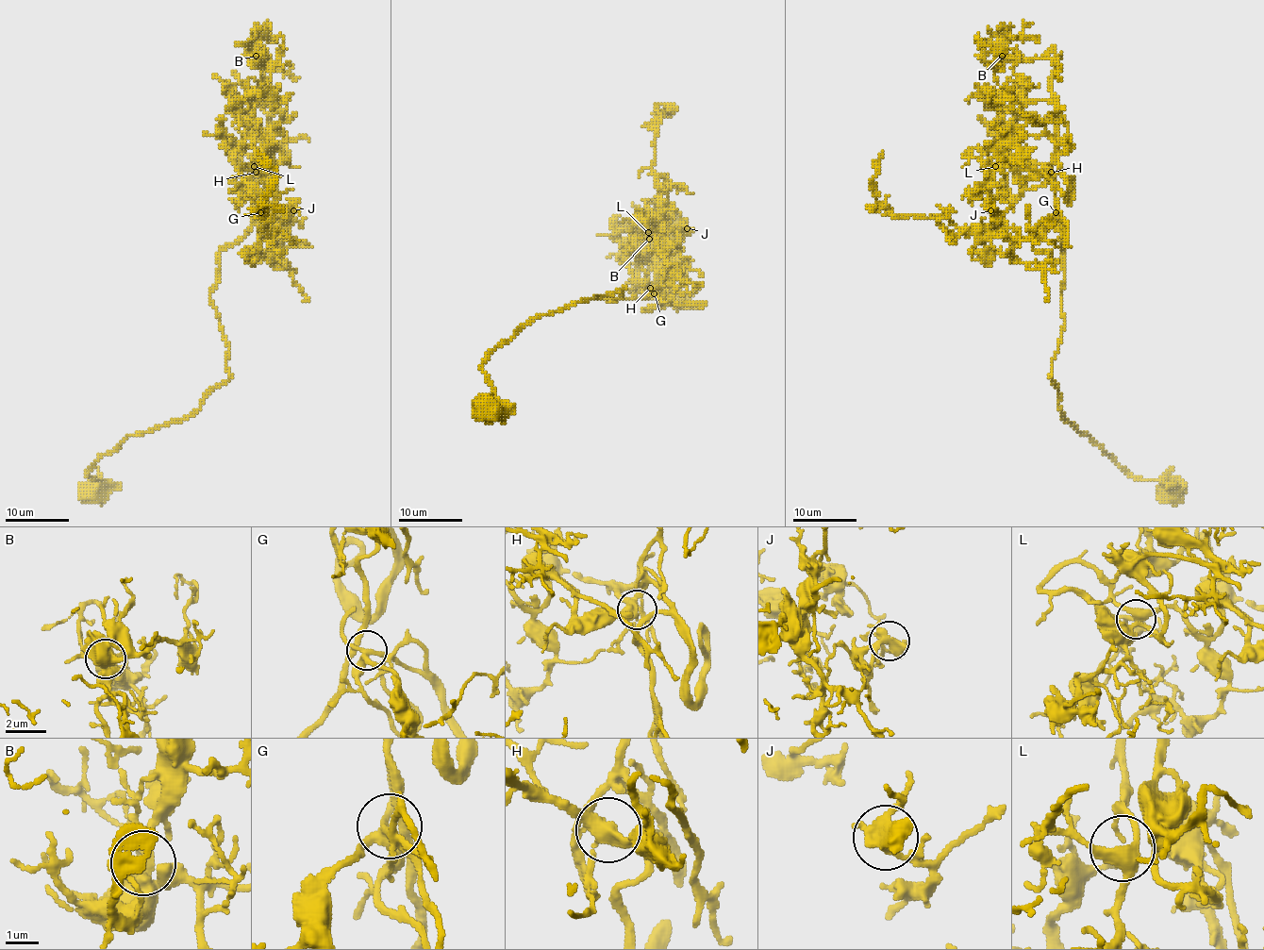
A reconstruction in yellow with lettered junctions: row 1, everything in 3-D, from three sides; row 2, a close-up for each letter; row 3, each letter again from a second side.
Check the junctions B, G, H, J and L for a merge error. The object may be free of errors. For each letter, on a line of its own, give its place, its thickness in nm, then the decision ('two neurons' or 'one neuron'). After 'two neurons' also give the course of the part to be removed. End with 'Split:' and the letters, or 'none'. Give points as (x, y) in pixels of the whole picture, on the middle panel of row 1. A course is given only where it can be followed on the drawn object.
B: (649, 239) | 400 nm | one neuron
G: (654, 293) | 300 nm | one neuron
H: (650, 288) | 360 nm | one neuron
J: (687, 228) | 400 nm | one neuron
L: (648, 232) | 360 nm | one neuron
Split: none

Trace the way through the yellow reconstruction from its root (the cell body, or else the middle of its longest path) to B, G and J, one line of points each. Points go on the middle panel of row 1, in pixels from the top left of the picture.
B: (488, 409), (482, 365), (523, 326), (679, 289), (658, 287), (649, 239)
G: (488, 409), (492, 386), (482, 365), (523, 326), (622, 289), (614, 301), (605, 298), (642, 299), (654, 293)
J: (488, 409), (482, 365), (497, 346), (593, 296), (646, 298), (667, 275), (669, 232), (688, 227)

